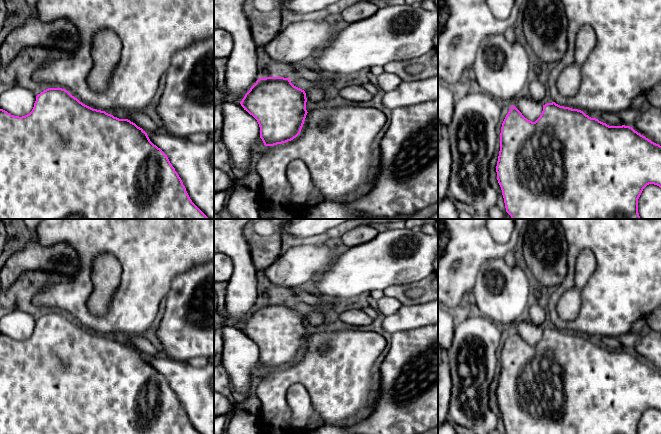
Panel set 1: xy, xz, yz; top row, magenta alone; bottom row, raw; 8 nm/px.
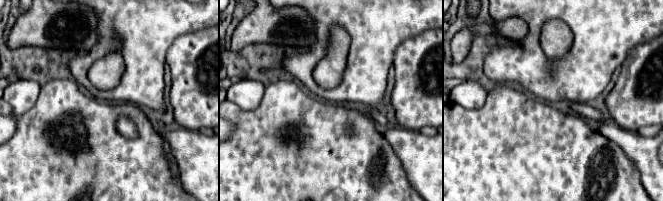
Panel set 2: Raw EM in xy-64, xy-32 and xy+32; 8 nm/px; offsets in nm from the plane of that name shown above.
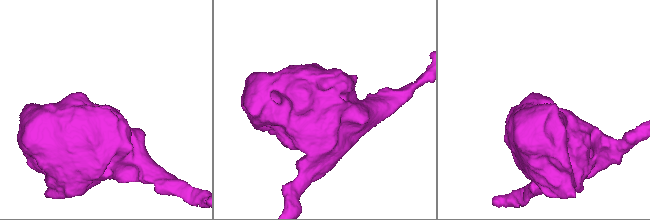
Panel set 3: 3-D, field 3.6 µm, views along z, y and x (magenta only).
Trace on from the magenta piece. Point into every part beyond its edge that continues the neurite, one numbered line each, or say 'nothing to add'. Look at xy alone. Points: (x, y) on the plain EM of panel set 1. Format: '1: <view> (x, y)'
nothing to add

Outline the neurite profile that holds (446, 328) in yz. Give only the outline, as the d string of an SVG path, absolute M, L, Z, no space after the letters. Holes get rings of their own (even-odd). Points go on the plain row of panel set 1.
M438 305L438 345L447 353L454 339L453 312Z

